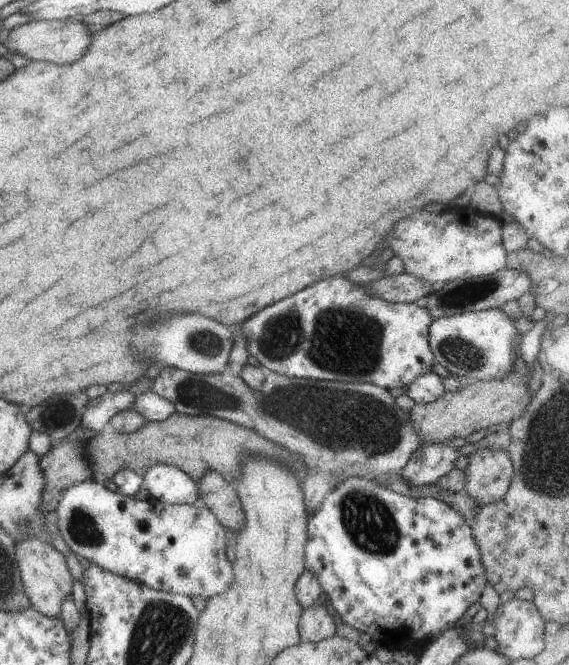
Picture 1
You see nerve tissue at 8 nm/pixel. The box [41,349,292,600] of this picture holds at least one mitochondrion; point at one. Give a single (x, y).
(84, 530)

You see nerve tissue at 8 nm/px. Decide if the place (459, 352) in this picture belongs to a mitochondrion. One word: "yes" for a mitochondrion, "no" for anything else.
yes

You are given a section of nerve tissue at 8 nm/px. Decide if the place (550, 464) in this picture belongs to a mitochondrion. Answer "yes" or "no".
yes

